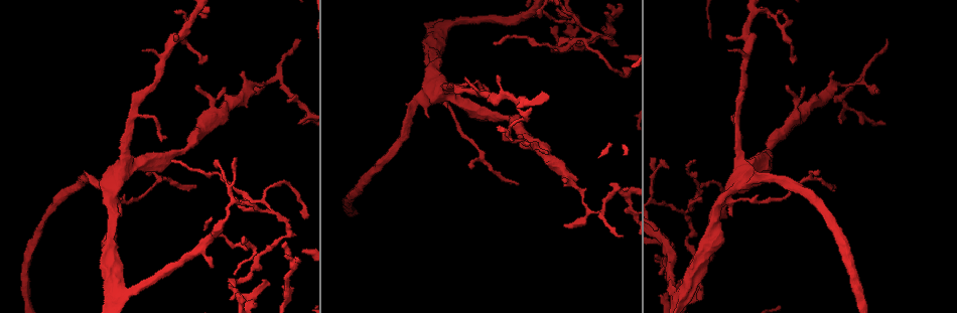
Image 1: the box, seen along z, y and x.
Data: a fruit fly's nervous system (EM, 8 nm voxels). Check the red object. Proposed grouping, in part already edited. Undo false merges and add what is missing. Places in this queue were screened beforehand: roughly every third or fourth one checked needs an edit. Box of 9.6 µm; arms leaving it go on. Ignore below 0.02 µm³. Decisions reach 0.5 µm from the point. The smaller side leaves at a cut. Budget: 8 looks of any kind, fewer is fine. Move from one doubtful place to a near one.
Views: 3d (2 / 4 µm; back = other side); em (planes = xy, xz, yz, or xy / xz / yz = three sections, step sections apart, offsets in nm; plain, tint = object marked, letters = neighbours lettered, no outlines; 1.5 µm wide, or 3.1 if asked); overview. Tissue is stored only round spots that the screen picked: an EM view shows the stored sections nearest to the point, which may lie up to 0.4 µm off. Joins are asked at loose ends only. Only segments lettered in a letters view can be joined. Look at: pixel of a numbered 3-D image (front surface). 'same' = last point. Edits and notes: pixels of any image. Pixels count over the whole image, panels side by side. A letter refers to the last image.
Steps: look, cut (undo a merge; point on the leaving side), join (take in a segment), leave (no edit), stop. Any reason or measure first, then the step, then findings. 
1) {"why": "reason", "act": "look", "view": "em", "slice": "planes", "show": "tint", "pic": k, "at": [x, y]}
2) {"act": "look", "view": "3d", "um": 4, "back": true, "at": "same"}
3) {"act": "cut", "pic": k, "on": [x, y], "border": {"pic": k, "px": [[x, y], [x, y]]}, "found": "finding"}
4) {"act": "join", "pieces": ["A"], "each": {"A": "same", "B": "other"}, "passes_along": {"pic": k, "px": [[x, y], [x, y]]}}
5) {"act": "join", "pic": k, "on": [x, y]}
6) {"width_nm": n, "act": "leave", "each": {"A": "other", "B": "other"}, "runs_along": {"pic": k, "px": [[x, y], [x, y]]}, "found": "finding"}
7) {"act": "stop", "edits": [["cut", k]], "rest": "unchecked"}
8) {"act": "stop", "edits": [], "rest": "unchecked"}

{"why": "sharp bend", "act": "look", "view": "em", "slice": "planes", "show": "letters", "pic": 1, "at": [847, 107]}

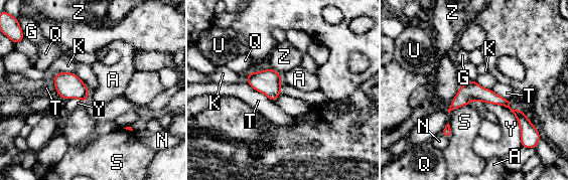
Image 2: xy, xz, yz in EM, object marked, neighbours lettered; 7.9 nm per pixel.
{"act": "leave", "each": {"A": "other", "G": "other", "K": "other", "N": "other", "Q": "other", "S": "other", "T": "other", "U": "other", "Y": "other", "Z": "other"}, "found": "all the same neuron"}

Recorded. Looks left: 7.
{"why": "tapers out", "act": "look", "view": "em", "slice": "planes", "show": "letters", "pic": 1, "at": [195, 185]}

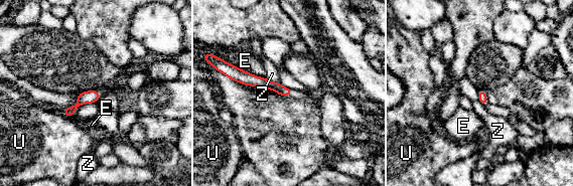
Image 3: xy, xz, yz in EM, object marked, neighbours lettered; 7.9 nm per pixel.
{"longest_contact_nm": ["E", 340], "act": "leave", "each": {"E": "other", "U": "other", "Z": "other"}, "runs_along": {"pic": 3, "px": [[233, 71], [243, 77], [289, 91]]}, "found": "none of them fits"}

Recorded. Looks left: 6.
{"why": "sharp bend", "act": "look", "view": "3d", "um": 4, "pic": 1, "at": [692, 231]}

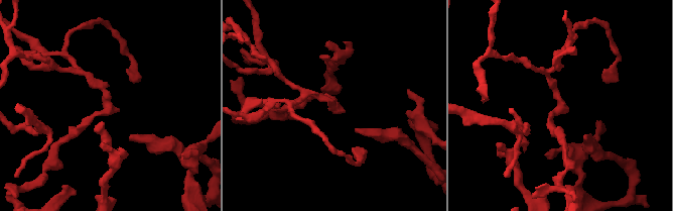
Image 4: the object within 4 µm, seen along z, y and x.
{"why": "need the tissue", "act": "look", "view": "em", "slice": "xz", "step": 4, "show": "tint", "pic": 4, "at": [334, 104]}

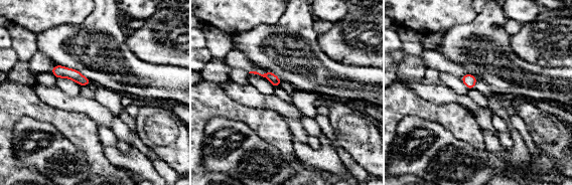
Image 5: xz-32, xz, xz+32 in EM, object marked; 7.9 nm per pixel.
{"act": "look", "view": "em", "slice": "planes", "show": "letters", "at": "same"}

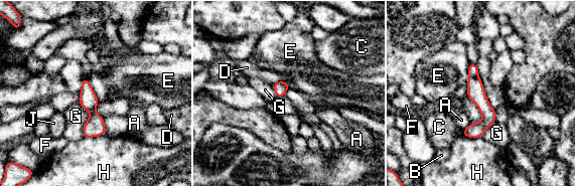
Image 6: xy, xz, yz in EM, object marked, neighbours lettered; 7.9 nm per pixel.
{"act": "cut", "pic": 6, "on": [475, 91], "each": {"A": "other", "B": "other", "C": "other", "D": "other", "E": "other", "F": "other", "G": "other", "H": "other", "J": "other"}, "border": {"pic": 6, "px": [[477, 75], [470, 77]]}, "found": "two neurons meet here"}

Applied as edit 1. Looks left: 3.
{"act": "stop", "edits": [["cut", 6]], "rest": "unchecked"}

